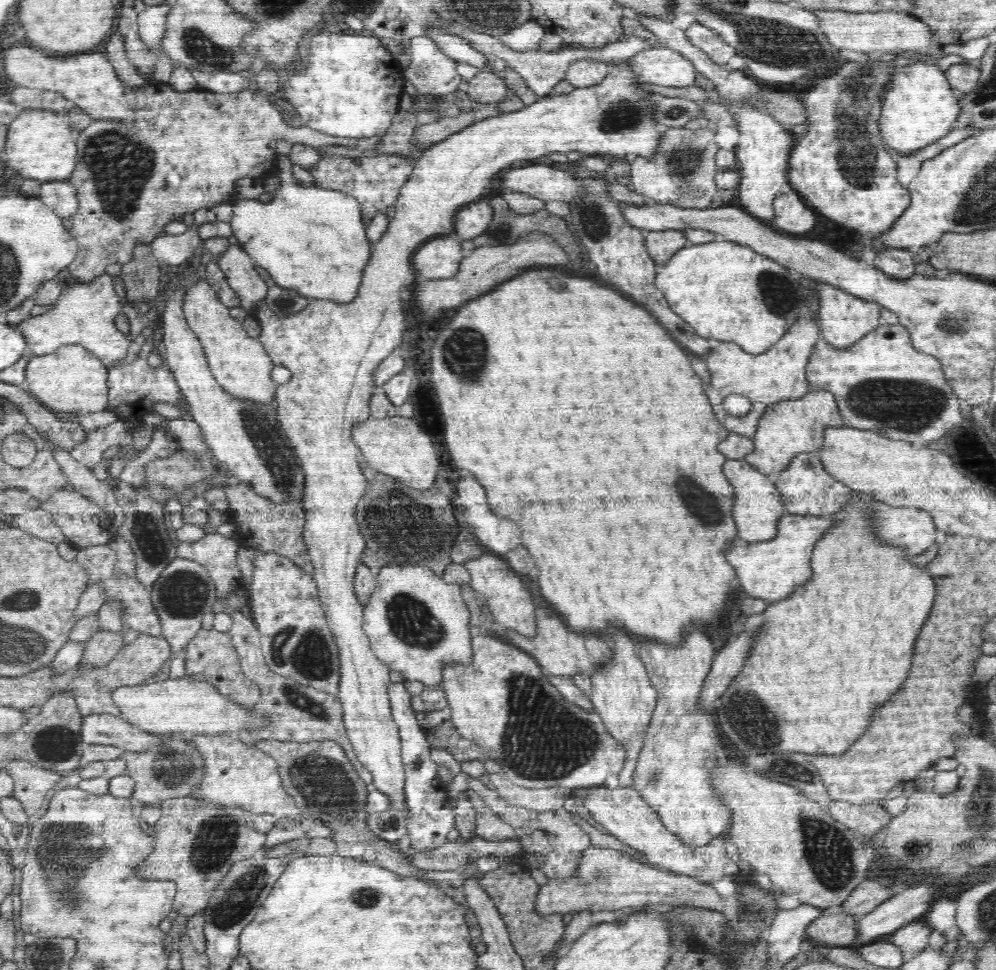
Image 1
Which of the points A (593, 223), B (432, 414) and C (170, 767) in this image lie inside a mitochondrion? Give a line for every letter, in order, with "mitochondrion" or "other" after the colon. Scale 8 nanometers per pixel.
A: mitochondrion
B: mitochondrion
C: mitochondrion

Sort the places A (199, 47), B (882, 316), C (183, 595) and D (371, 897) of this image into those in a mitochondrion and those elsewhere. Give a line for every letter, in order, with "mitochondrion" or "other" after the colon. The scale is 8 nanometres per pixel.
A: mitochondrion
B: other
C: mitochondrion
D: mitochondrion

